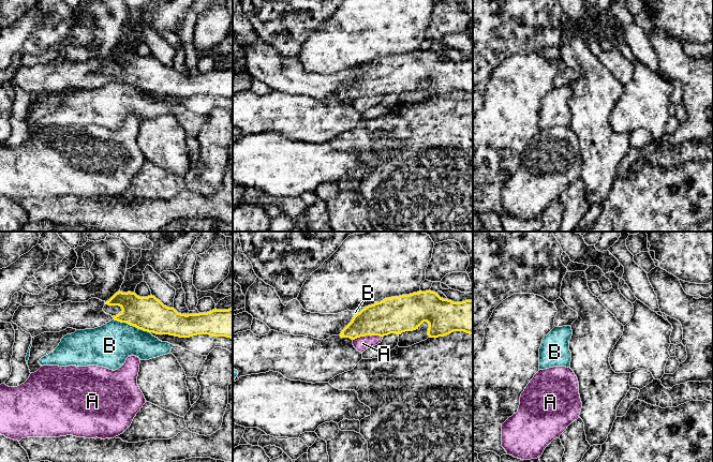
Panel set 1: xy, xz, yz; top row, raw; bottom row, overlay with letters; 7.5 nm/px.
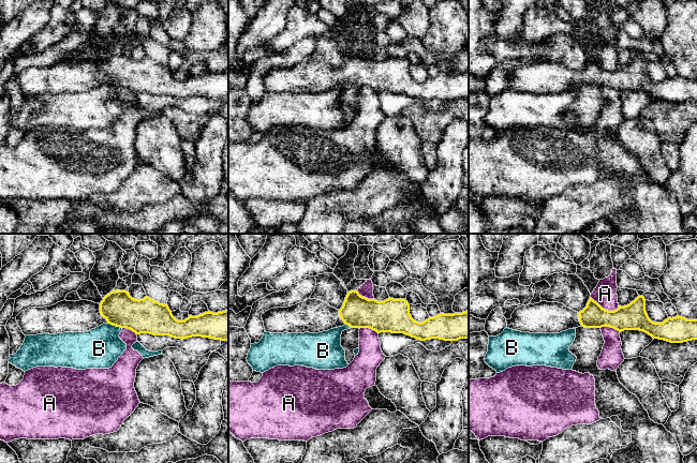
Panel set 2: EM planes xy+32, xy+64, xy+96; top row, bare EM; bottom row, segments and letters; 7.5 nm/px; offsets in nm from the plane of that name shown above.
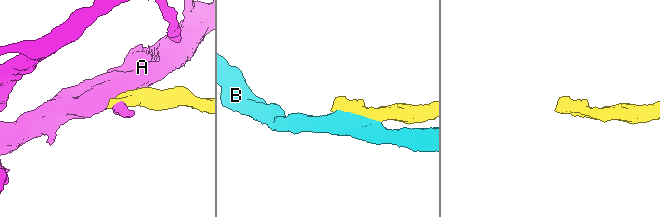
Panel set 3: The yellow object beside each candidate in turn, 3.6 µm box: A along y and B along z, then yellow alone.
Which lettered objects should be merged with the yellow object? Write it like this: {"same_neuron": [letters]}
{"same_neuron": []}

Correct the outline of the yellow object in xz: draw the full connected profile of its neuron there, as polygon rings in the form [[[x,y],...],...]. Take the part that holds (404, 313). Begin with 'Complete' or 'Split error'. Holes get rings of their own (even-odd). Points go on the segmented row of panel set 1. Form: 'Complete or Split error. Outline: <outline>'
Split error. Outline: [[[258,277],[248,288],[246,295],[246,312],[265,323],[270,330],[285,334],[312,337],[326,340],[331,336],[340,336],[355,340],[366,336],[401,334],[413,331],[427,322],[429,324],[429,338],[447,336],[454,331],[464,331],[473,334],[473,299],[462,302],[454,302],[441,298],[437,293],[426,290],[410,295],[386,298],[381,302],[368,305],[356,315],[353,311],[344,311],[338,314],[321,314],[306,311],[297,299],[288,301],[284,305],[274,288],[266,284]]]

